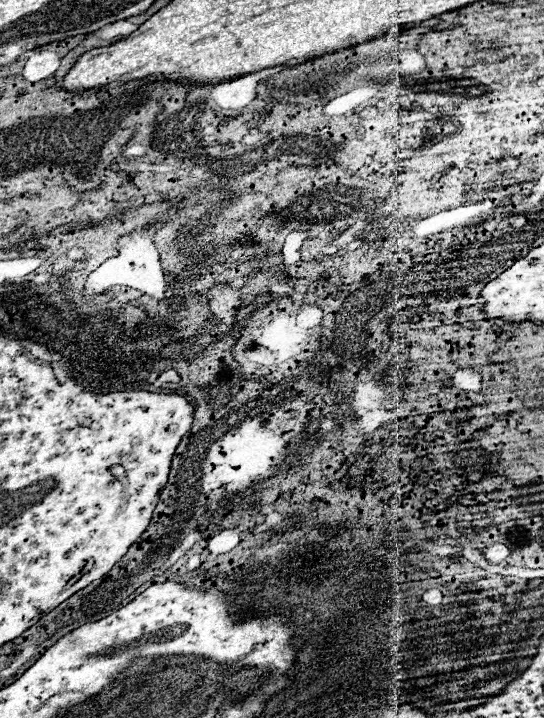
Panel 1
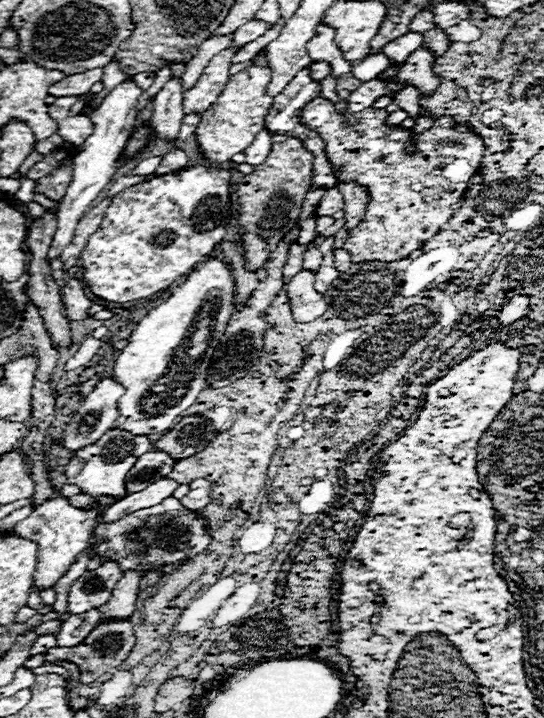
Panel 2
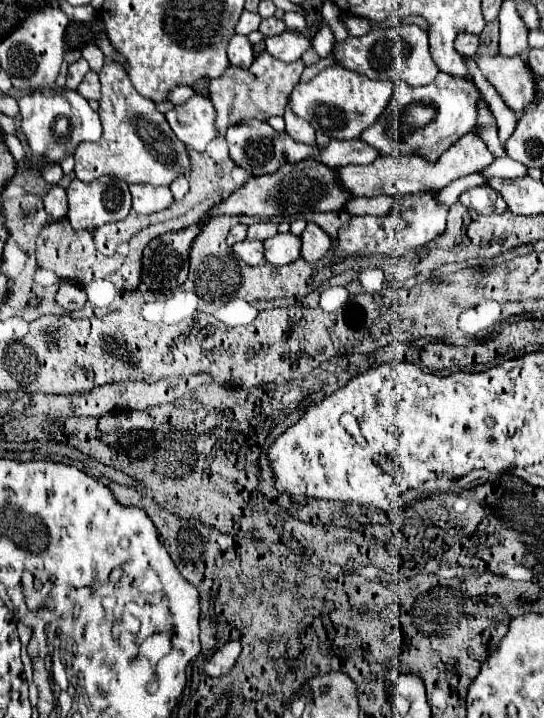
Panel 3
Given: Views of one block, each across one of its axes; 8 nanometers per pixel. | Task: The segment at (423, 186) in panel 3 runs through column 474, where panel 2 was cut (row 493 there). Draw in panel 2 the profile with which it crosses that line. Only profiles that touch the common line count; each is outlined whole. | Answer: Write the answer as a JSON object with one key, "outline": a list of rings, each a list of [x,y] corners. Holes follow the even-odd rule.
{"outline":[[[162,478],[160,482],[152,482],[152,486],[140,490],[136,494],[128,494],[120,502],[104,508],[102,510],[102,522],[116,522],[116,520],[128,516],[130,512],[156,506],[162,500],[166,500],[168,496],[172,496],[172,492],[176,488],[178,488],[178,484],[174,480],[170,480],[170,478]]]}

